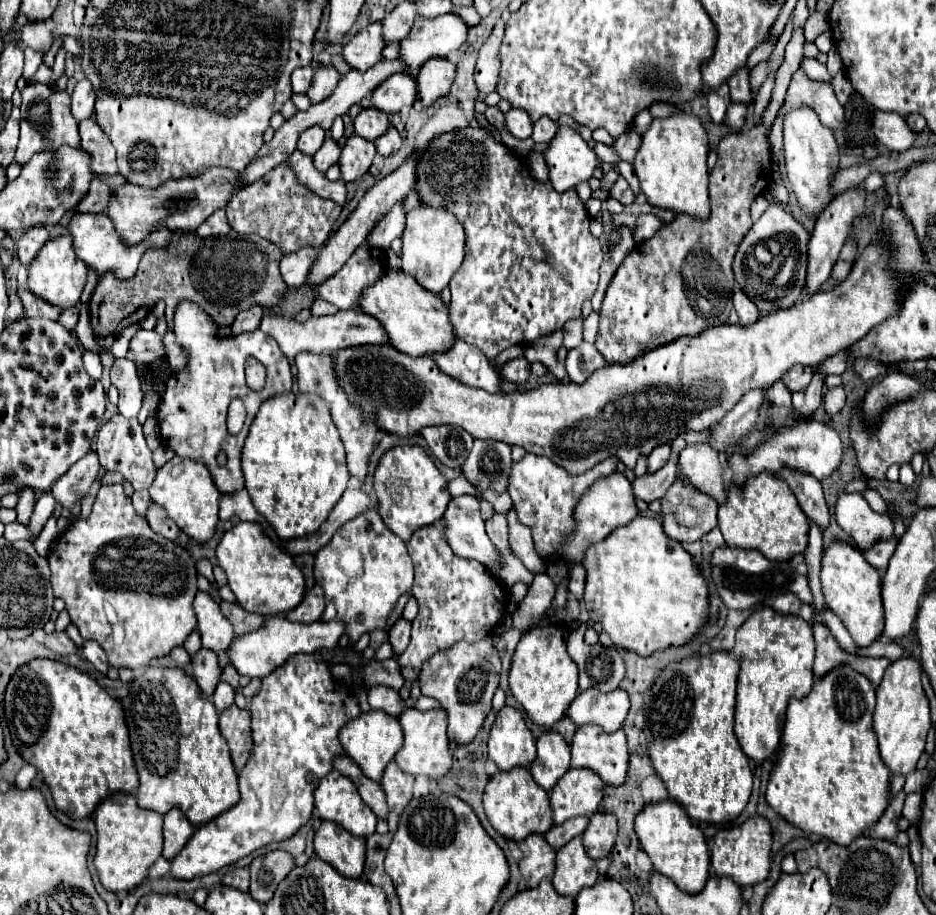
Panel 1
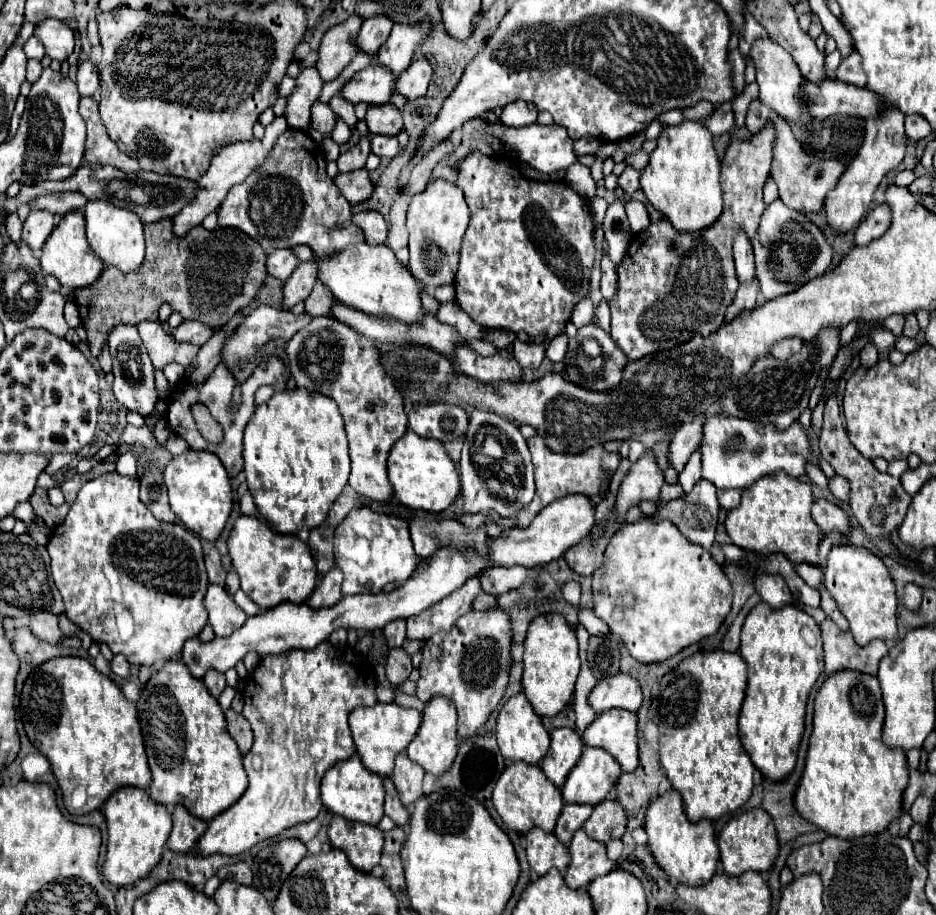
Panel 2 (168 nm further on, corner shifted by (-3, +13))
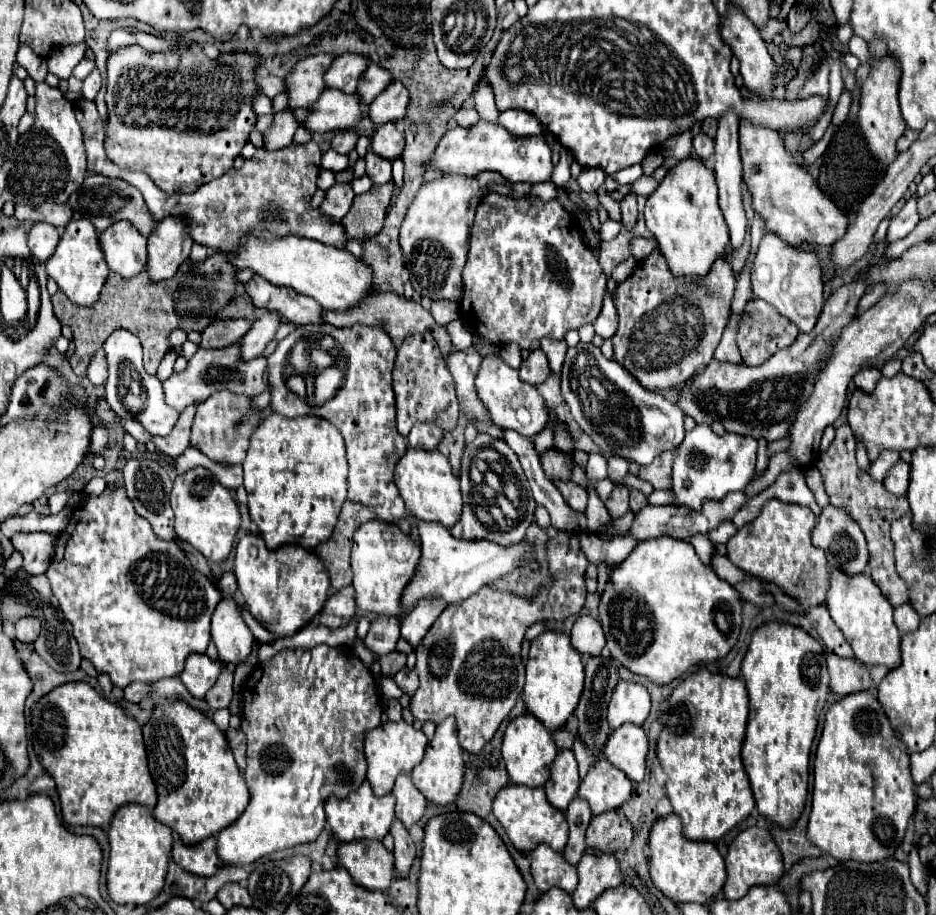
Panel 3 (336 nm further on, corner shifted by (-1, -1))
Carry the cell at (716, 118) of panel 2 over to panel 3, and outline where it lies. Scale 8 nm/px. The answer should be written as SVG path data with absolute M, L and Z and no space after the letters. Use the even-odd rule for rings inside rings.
M704 132L694 136L694 154L702 160L708 160L714 154L714 140L710 136L706 136Z

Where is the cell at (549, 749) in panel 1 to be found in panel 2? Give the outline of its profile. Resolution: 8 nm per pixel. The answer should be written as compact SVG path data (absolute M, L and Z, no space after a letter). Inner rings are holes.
M554 728L550 732L550 750L546 752L540 768L554 786L562 786L570 768L582 754L582 738L572 728Z

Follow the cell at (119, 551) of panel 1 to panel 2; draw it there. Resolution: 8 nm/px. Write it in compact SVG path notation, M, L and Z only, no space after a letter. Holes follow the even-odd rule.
M108 472L108 474L100 476L100 478L94 478L94 480L86 482L82 486L78 498L70 506L70 512L68 512L66 520L60 526L54 528L54 532L52 532L50 542L46 544L46 548L48 548L50 560L52 560L50 562L50 566L52 566L52 578L54 578L54 584L56 584L56 588L60 590L62 598L64 598L64 606L66 606L68 618L76 626L80 626L82 630L86 630L92 636L92 640L106 642L114 654L124 654L130 664L146 664L146 666L152 666L156 662L164 662L164 660L176 658L182 652L184 642L188 638L198 636L198 632L206 626L208 614L204 610L202 600L204 600L204 594L206 594L206 588L208 588L210 582L208 582L206 568L204 568L204 550L202 550L200 538L194 536L190 530L186 530L182 524L168 524L168 522L156 520L150 514L150 510L142 504L138 492L140 492L138 482L132 480L132 478L120 476L118 472Z

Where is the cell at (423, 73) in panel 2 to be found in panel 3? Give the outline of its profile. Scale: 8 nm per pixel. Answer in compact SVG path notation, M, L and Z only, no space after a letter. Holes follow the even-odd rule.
M390 82L380 96L374 98L374 102L368 106L368 116L374 124L386 124L386 122L396 122L404 118L406 108L408 108L410 96L408 90L404 88L402 82Z

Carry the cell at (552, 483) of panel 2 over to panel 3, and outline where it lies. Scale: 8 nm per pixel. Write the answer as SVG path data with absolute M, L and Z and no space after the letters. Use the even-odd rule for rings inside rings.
M548 450L548 452L540 454L540 458L542 458L542 468L550 480L552 478L570 480L570 460L566 458L564 452Z

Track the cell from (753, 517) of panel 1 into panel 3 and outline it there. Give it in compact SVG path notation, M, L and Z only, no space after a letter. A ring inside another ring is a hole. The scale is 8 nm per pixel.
M770 500L754 522L740 528L734 538L726 544L728 558L734 566L750 576L774 582L784 594L794 598L802 610L812 606L824 606L828 594L828 562L824 552L810 542L810 534L816 526L816 516L810 508L800 504L784 504Z

